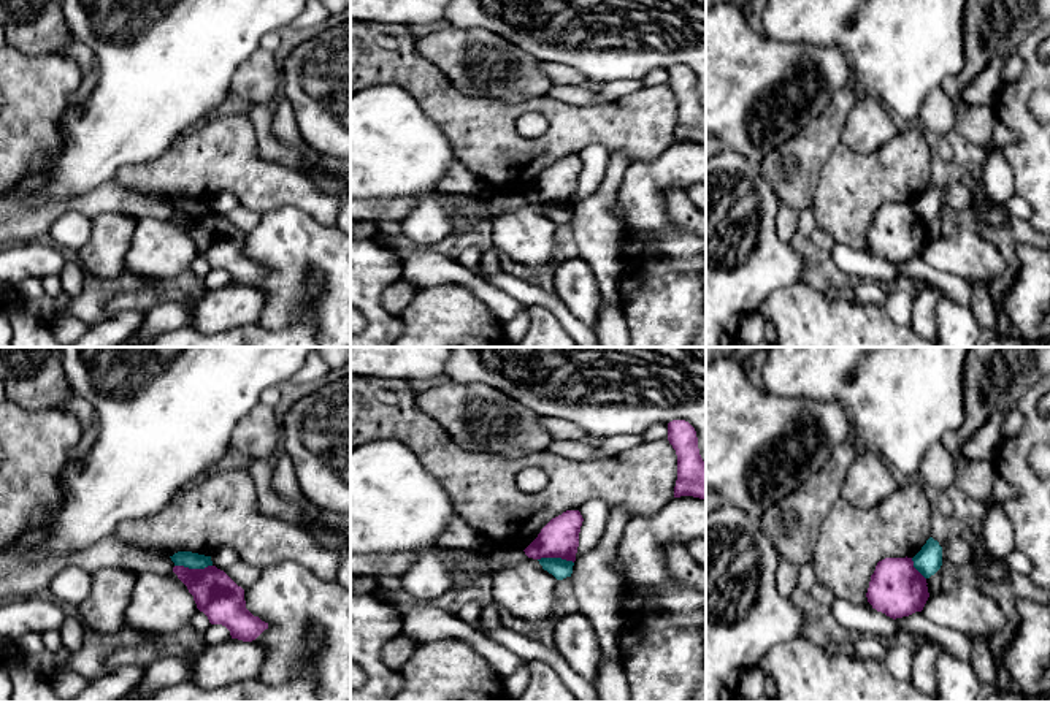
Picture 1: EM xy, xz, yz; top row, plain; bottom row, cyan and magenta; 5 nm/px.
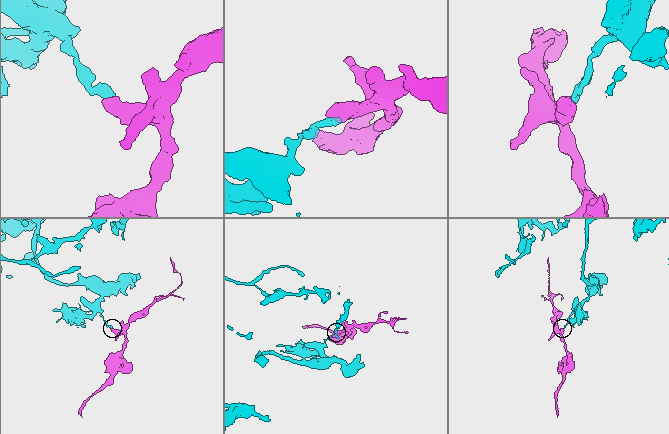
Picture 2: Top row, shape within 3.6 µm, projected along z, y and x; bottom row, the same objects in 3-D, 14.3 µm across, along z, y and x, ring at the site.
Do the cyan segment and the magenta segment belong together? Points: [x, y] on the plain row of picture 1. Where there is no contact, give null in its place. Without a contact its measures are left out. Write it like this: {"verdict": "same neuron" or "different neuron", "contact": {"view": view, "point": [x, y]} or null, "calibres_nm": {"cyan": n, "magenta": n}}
{"verdict": "different neuron", "contact": {"view": "xy", "point": [194, 213]}, "calibres_nm": {"cyan": 80, "magenta": 220}}

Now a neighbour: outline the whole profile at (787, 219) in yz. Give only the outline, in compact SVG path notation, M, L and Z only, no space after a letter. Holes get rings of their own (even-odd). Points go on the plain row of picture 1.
M780 206L777 212L777 235L784 242L790 242L798 228L799 212L791 208Z

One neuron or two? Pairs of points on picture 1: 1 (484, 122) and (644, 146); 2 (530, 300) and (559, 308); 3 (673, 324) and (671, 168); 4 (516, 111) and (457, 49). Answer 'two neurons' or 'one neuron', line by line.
1: one neuron
2: one neuron
3: one neuron
4: two neurons

